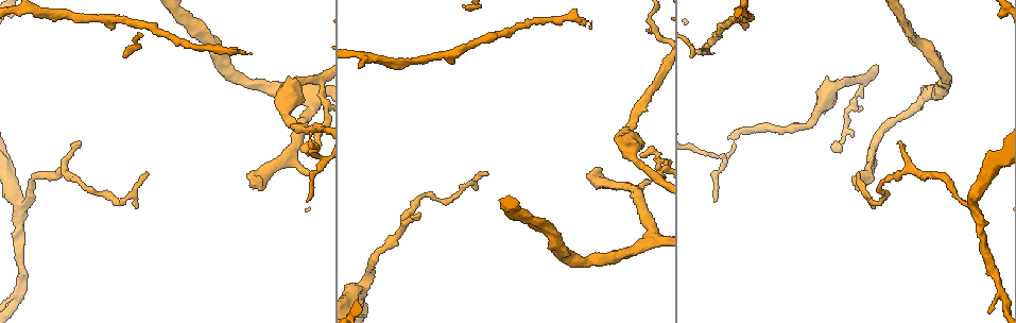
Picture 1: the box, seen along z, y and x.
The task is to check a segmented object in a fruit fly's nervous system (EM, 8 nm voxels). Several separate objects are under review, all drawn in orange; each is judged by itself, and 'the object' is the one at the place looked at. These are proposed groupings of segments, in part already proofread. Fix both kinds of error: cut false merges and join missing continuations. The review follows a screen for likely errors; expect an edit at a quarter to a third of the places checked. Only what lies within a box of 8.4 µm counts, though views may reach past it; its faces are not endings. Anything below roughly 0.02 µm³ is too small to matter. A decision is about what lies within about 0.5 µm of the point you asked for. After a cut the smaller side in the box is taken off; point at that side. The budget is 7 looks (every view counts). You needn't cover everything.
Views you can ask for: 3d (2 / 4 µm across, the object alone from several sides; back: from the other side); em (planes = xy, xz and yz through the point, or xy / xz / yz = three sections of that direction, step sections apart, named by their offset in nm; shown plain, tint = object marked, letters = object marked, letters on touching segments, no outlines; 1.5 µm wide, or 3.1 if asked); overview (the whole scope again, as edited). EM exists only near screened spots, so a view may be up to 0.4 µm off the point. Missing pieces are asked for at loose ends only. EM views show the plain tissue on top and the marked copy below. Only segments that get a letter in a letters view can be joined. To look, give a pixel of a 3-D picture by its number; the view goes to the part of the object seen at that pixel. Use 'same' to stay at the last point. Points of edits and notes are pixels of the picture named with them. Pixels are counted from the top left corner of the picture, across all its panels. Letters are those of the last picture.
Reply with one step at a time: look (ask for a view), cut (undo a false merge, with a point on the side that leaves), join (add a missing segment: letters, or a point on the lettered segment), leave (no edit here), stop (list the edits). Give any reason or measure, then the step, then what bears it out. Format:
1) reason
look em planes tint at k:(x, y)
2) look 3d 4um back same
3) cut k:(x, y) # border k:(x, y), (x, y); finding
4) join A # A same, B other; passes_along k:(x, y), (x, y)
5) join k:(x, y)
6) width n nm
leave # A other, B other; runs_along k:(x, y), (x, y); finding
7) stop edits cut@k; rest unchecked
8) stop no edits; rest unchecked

look em planes letters at 1:(744, 11)

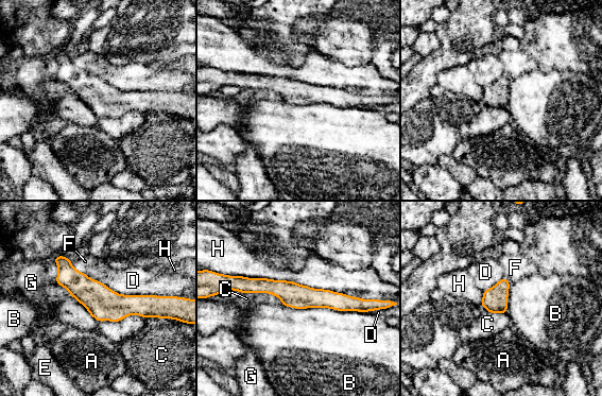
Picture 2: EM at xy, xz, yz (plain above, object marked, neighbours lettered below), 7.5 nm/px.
leave # A other, B other, C other, D other, E other, F other, G other, H other; border 2:(281, 304), (364, 312); continuous, no second cell

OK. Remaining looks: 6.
end of a long branch
look em planes letters at 1:(146, 171)

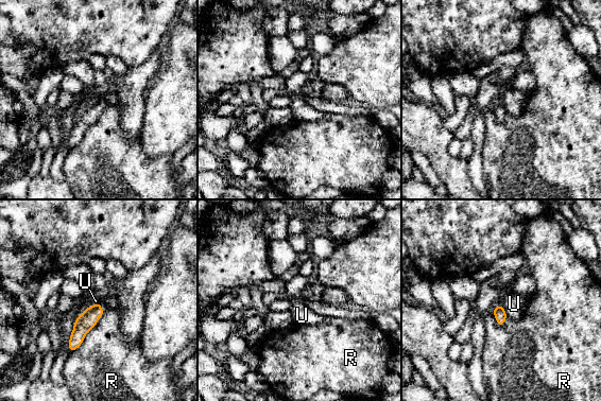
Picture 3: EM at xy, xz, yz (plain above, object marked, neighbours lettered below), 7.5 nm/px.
longest_contact R 420 nm
leave # R other, U other; runs_along 3:(98, 307), (82, 325), (71, 347); no lettered segment goes on from it

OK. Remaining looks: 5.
branch stops here
look 3d 2um at 1:(651, 181)

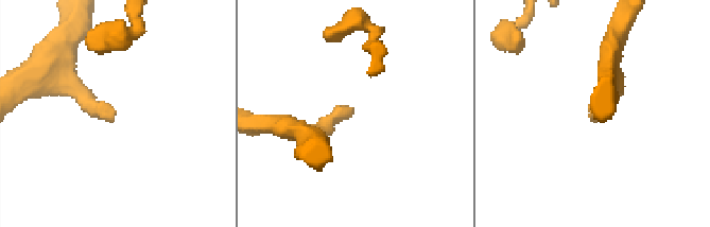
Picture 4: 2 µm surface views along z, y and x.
now the EM
look em planes letters at 4:(590, 116)

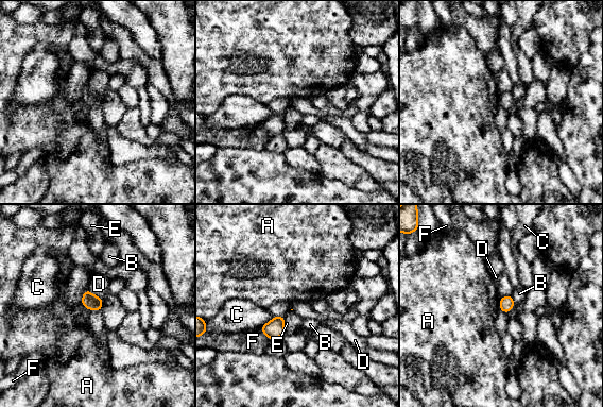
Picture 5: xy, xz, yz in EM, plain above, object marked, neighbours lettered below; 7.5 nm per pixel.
leave # A other, B other, C other, D other, E other, F other; border 5:(499, 299), (500, 309); none of them fits

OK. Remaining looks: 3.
stop no edits; rest unchecked

